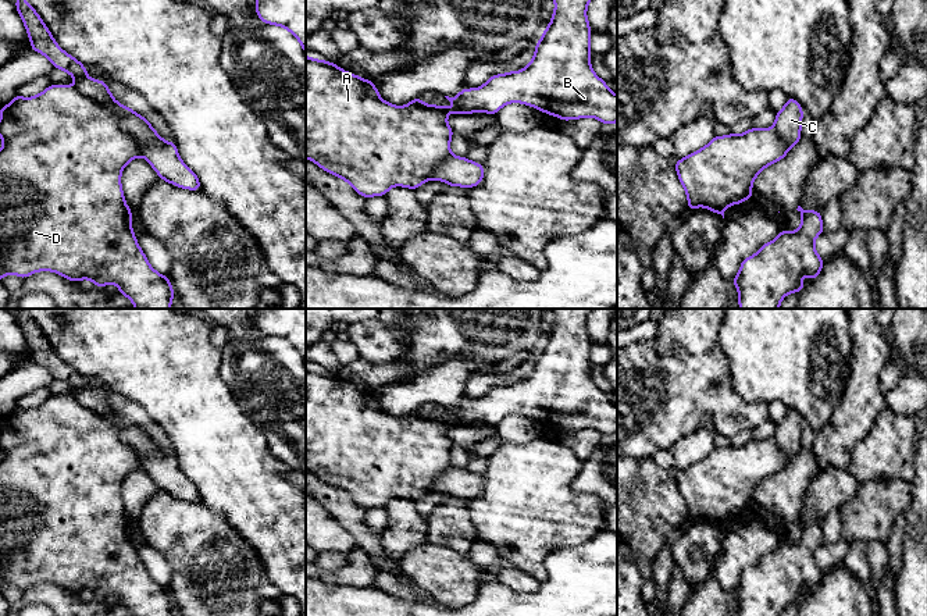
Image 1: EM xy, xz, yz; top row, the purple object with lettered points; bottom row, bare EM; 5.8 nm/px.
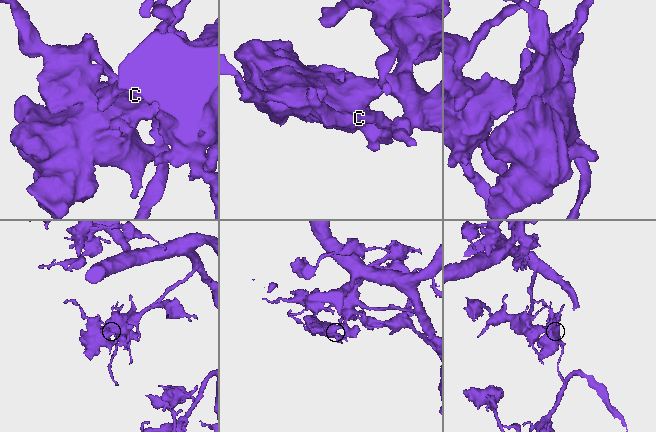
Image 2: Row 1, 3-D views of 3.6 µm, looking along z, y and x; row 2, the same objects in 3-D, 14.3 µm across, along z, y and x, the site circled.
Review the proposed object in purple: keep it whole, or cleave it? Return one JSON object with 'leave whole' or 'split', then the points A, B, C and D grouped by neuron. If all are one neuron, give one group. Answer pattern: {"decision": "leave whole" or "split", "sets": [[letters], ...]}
{"decision": "split", "sets": [["A", "B", "D"], ["C"]]}

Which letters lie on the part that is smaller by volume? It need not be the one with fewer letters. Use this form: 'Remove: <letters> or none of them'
Remove: C

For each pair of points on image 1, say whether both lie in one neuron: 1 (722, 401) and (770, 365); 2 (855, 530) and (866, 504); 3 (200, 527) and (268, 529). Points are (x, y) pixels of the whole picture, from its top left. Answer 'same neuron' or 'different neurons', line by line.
1: different neurons
2: same neuron
3: different neurons

